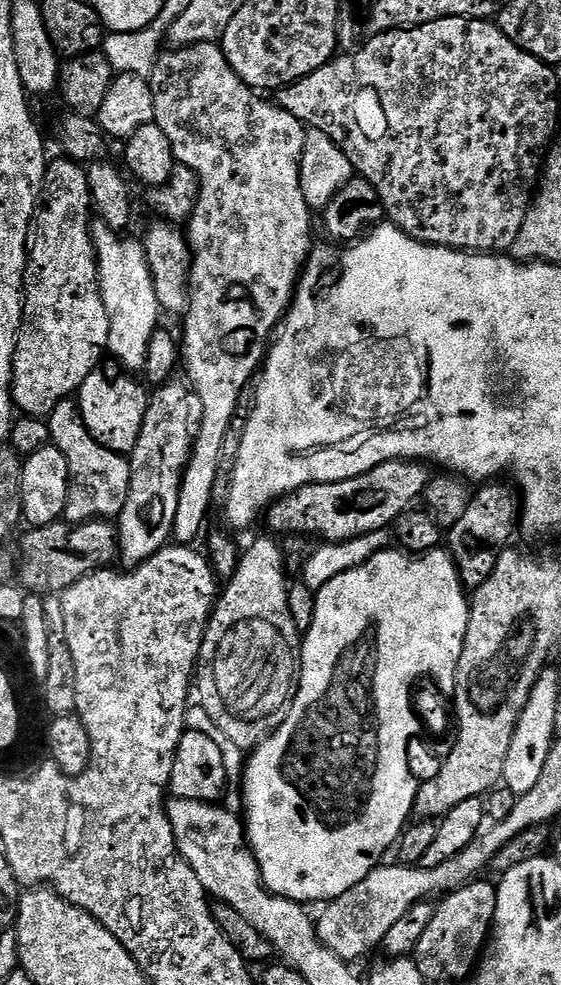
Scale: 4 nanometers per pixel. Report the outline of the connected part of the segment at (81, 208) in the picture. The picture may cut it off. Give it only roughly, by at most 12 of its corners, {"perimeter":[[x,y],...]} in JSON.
{"perimeter":[[77,161],[44,170],[12,403],[49,416],[105,359],[110,318]]}

